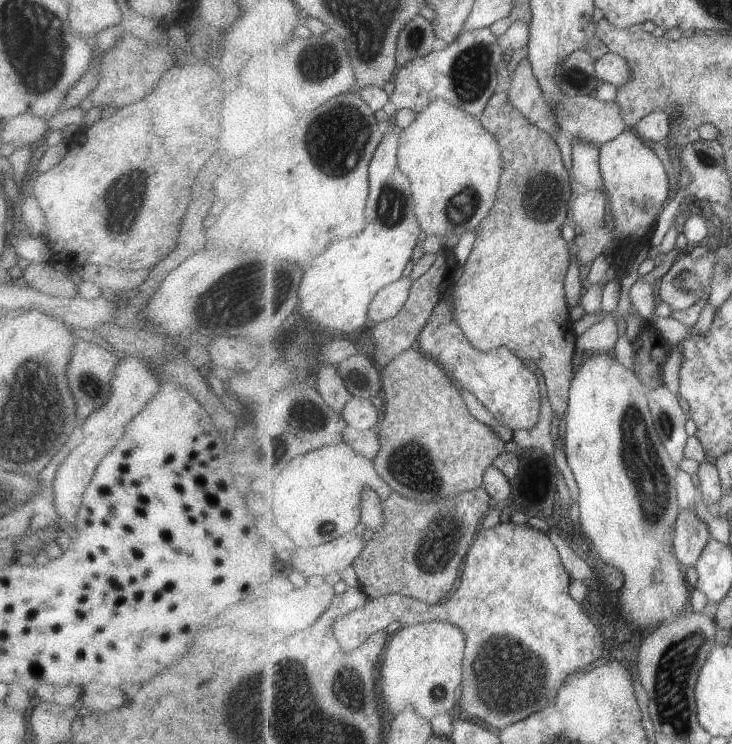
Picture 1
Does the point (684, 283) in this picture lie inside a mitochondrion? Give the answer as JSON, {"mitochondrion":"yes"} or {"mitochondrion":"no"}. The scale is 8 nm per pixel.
{"mitochondrion":"yes"}

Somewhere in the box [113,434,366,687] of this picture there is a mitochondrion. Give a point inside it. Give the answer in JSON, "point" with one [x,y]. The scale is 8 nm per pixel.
{"point":[323,531]}

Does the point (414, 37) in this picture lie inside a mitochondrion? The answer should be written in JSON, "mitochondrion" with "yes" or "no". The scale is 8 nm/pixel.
{"mitochondrion":"yes"}

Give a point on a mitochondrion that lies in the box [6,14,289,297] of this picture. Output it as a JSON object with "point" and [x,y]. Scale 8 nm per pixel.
{"point":[126,191]}

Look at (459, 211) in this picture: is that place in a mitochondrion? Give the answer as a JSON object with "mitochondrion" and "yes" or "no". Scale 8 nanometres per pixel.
{"mitochondrion":"yes"}

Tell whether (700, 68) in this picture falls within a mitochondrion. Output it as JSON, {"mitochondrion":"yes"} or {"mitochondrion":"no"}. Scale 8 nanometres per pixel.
{"mitochondrion":"no"}

